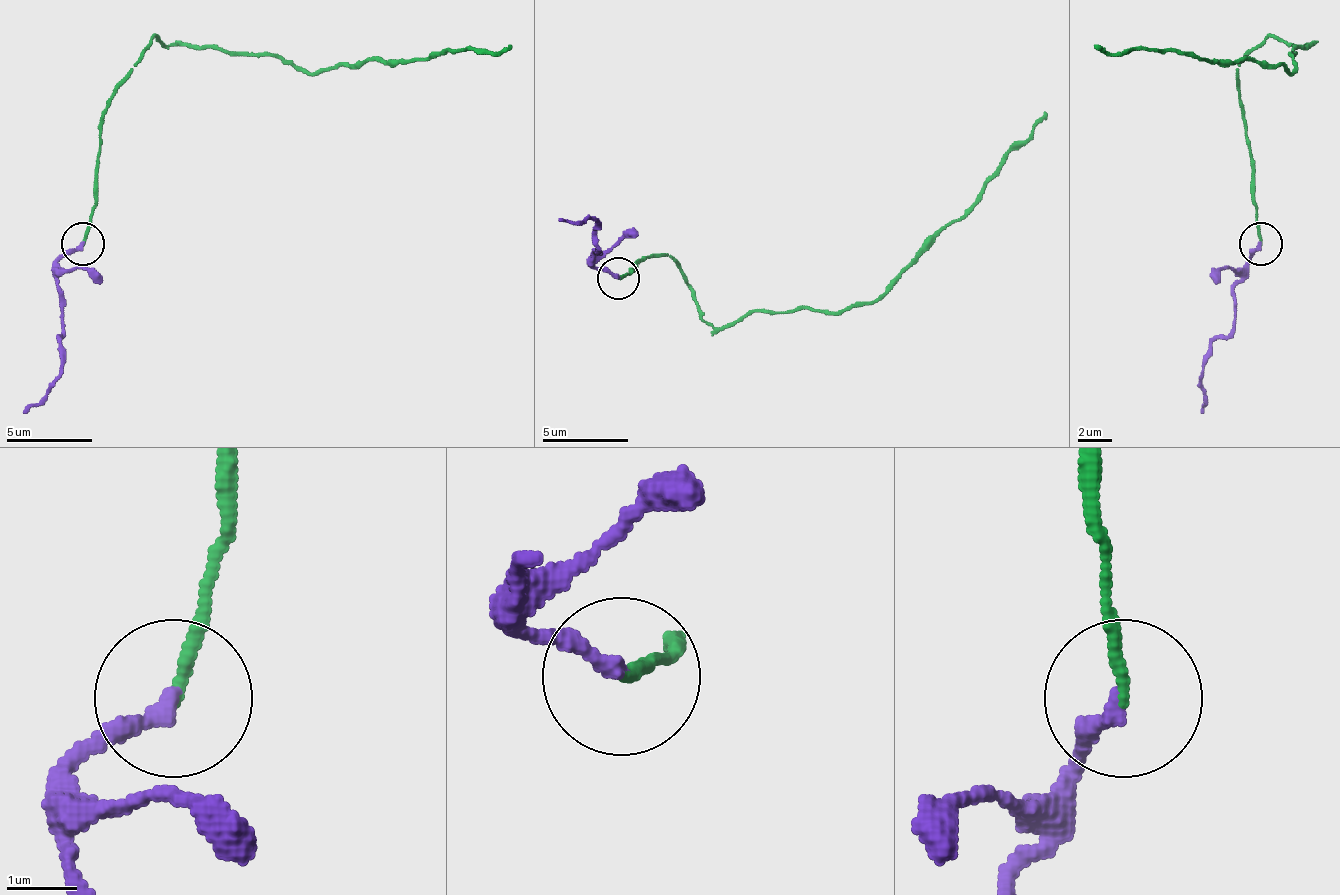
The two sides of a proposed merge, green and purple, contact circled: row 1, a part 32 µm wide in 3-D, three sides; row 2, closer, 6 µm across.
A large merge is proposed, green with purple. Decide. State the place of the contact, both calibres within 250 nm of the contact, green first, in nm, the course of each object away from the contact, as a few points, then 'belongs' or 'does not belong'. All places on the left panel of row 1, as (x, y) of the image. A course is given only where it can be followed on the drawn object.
(83, 244) | 160/240 nm | green via (84, 245), (96, 202), (101, 112), (156, 35), (221, 52), (276, 52), (310, 74), (503, 52), (511, 44) | purple via (84, 245), (58, 262), (62, 326), (58, 382), (24, 412) | belongs

